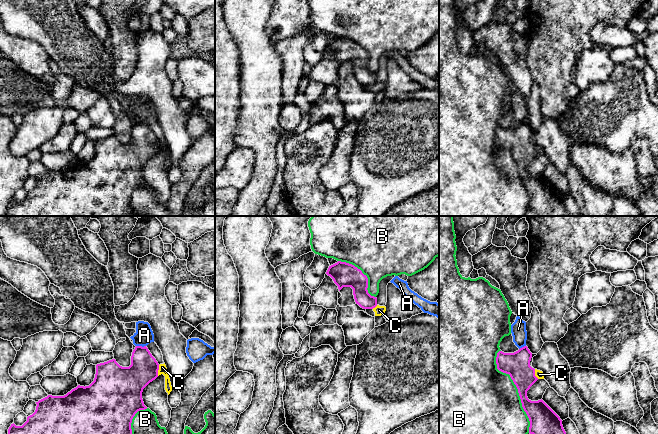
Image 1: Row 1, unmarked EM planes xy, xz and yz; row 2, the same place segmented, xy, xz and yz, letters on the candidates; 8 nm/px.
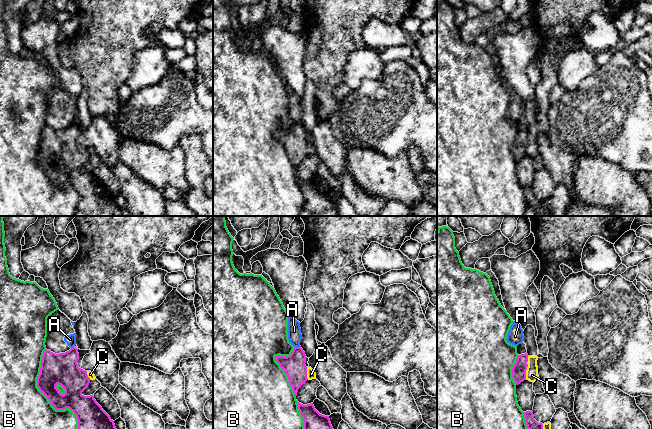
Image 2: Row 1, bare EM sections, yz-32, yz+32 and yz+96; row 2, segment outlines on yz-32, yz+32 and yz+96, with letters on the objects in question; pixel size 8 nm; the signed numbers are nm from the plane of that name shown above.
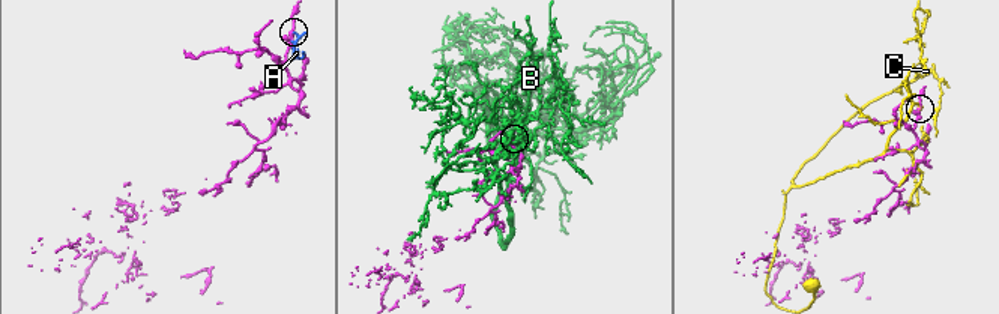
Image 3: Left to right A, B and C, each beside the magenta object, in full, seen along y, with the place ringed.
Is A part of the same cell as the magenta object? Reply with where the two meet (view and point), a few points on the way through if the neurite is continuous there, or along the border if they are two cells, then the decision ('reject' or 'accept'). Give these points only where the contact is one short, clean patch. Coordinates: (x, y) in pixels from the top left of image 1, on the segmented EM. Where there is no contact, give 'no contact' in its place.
contact xy (141, 346); border xy (136, 345), (145, 346); reject

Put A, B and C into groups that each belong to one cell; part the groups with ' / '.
A / B / C

